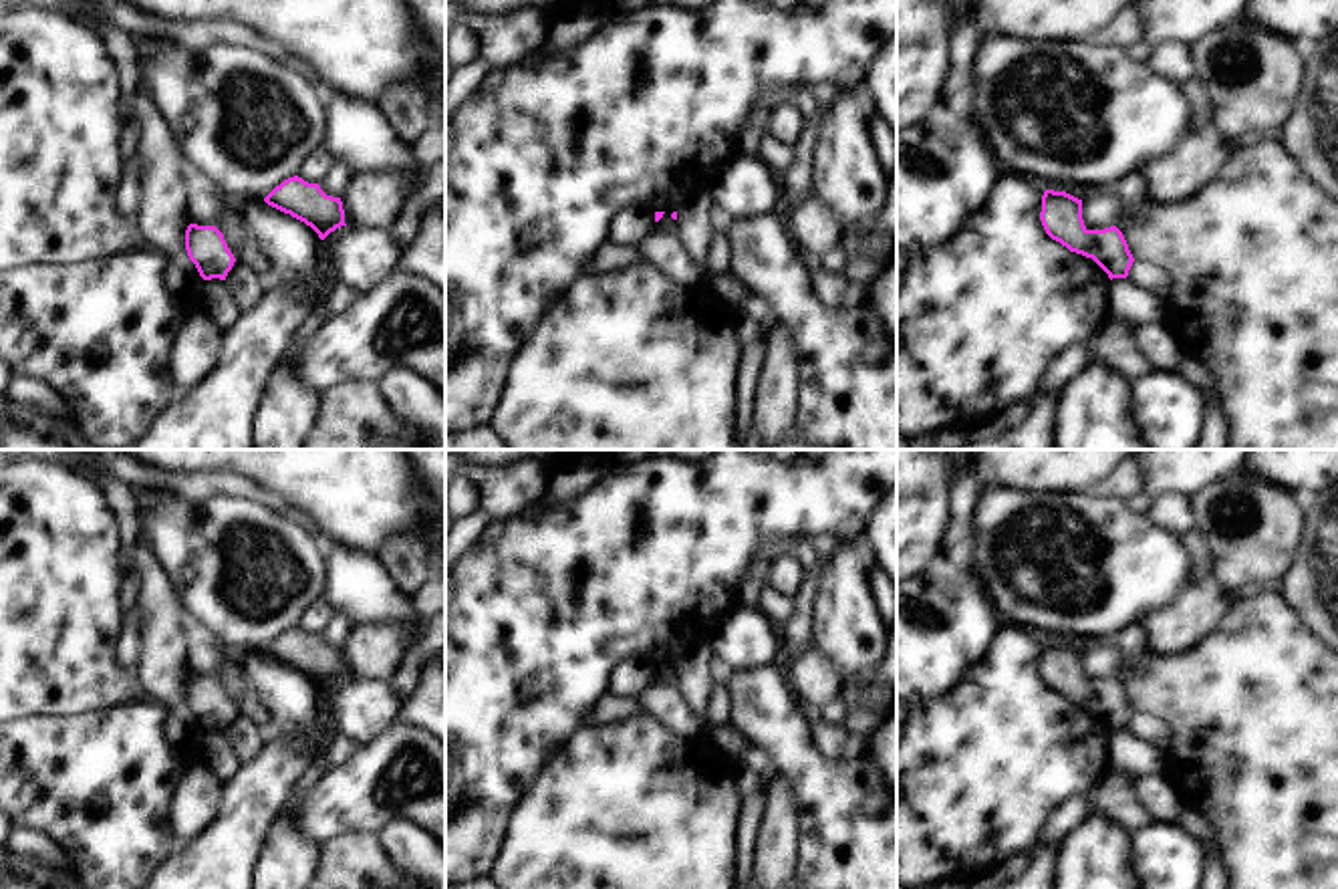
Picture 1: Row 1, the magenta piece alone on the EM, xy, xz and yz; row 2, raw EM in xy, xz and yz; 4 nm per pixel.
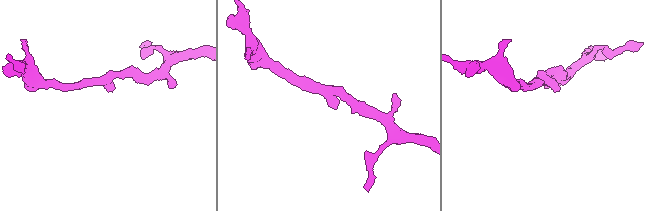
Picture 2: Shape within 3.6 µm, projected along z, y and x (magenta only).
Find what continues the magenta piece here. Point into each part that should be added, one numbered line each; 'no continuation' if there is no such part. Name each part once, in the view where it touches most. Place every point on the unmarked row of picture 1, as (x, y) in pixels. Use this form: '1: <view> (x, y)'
no continuation

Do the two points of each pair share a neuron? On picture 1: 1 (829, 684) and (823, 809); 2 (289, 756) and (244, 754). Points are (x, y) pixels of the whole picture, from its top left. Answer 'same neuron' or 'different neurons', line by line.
1: different neurons
2: different neurons

